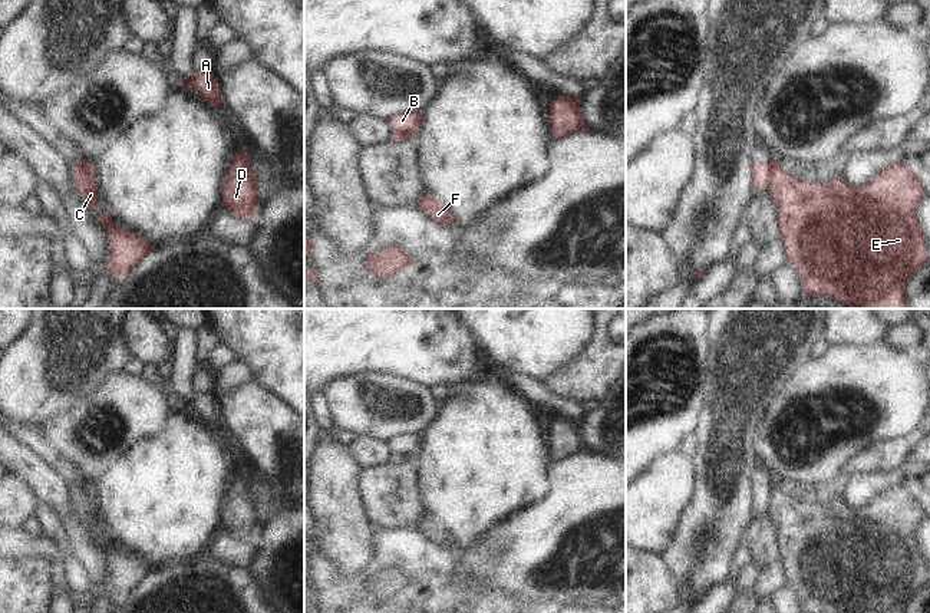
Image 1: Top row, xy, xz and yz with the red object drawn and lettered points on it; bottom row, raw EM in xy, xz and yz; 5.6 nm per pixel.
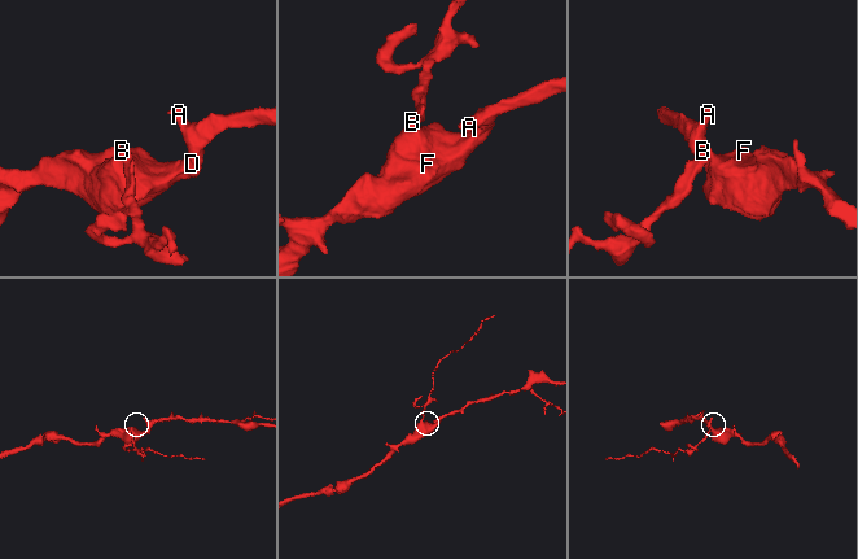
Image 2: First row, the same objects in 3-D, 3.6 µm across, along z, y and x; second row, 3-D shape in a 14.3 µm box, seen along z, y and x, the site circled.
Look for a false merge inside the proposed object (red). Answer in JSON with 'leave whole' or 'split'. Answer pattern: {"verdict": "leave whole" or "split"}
{"verdict": "split"}

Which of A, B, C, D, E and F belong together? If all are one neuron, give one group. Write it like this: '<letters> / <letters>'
A C D E F / B

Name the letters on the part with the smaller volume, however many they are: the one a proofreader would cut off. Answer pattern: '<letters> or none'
B

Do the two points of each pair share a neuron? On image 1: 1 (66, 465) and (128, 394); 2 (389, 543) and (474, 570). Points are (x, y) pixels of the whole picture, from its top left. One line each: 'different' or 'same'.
1: different
2: different

